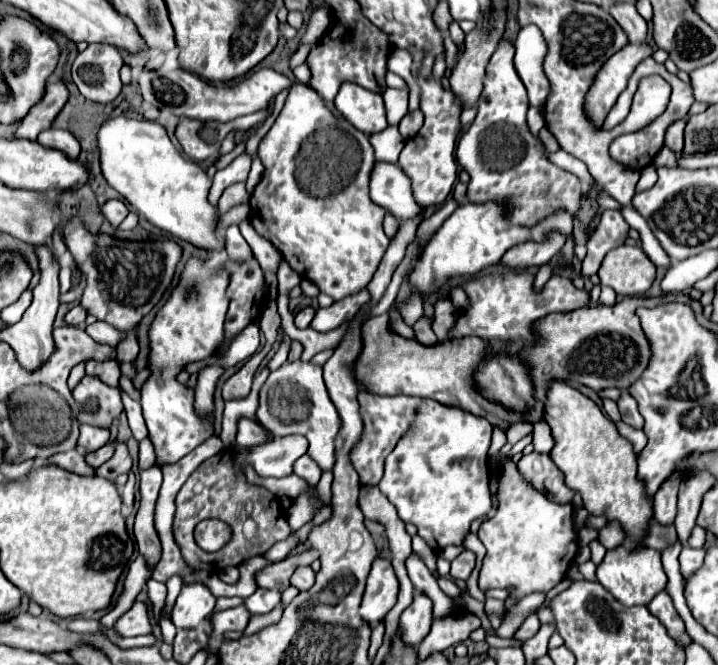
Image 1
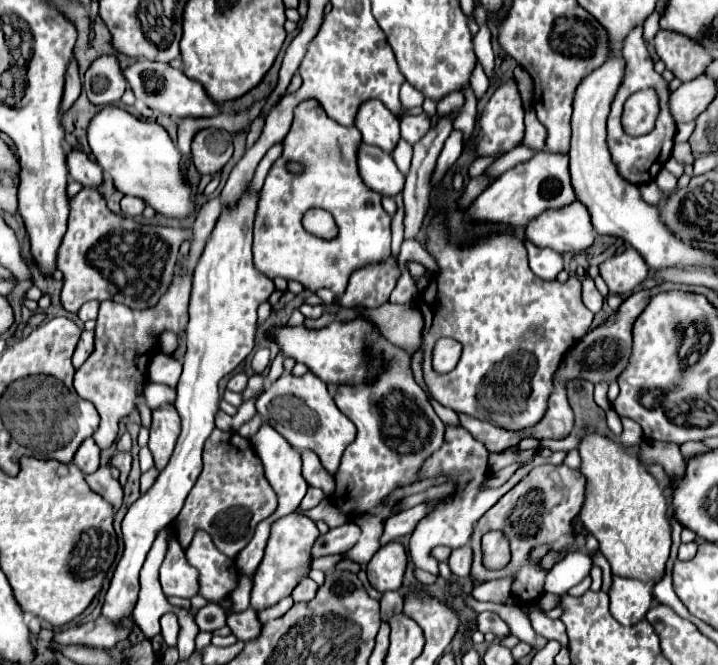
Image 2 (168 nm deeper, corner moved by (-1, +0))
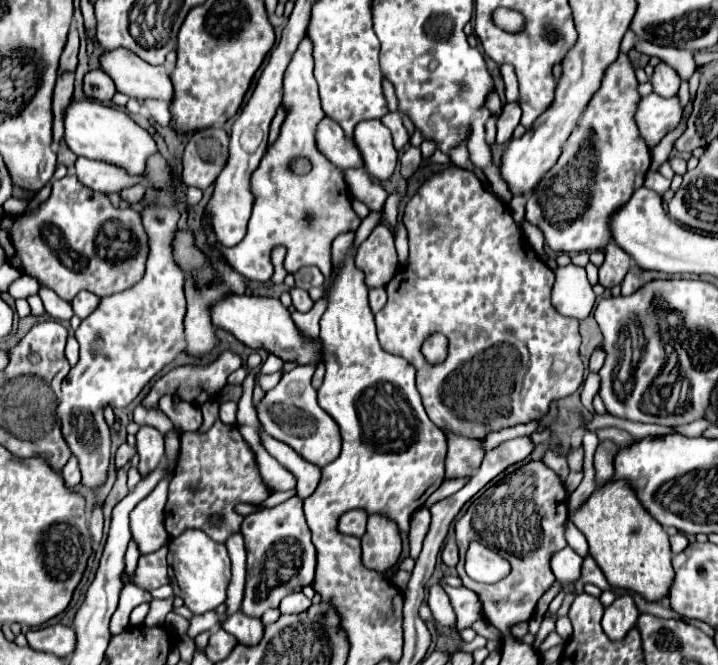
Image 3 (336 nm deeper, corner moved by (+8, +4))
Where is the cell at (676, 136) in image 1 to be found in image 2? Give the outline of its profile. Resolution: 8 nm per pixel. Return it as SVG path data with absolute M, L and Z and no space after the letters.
M677 142L671 156L679 162L679 164L693 164L693 154L691 154L691 146L689 142Z

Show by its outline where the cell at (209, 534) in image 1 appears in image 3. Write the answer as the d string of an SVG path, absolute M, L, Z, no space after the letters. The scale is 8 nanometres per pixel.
M186 530L168 542L168 576L174 596L184 600L192 614L204 614L220 606L230 584L230 558L224 544L214 542L202 530Z

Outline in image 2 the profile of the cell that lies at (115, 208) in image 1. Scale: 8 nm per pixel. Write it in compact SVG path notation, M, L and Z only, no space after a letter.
M125 196L123 200L121 200L121 212L125 214L125 216L141 216L141 212L143 212L143 200L139 200L139 198L133 198L133 196Z

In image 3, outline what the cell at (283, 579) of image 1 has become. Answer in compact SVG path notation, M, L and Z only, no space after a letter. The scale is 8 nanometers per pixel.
M360 508L350 510L340 518L338 528L340 528L342 534L350 534L350 536L358 536L360 538L366 532L366 518L368 518L366 510L360 510Z

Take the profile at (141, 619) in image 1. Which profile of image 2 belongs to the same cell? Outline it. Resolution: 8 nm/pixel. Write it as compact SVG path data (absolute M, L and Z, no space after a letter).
M133 614L125 616L119 622L113 622L105 616L93 620L93 622L85 622L81 626L71 626L63 632L59 632L53 642L59 644L87 644L93 648L115 648L119 642L127 640L133 632Z

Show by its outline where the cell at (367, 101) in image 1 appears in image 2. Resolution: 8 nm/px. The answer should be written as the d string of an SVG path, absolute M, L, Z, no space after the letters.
M365 100L355 114L355 126L363 134L363 142L393 152L399 140L399 118L387 112L379 100Z

